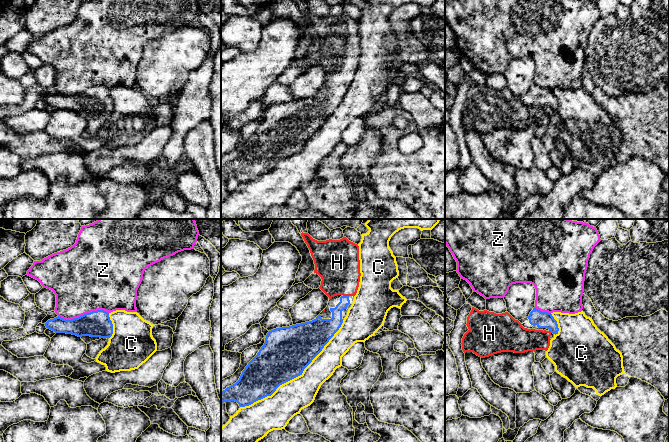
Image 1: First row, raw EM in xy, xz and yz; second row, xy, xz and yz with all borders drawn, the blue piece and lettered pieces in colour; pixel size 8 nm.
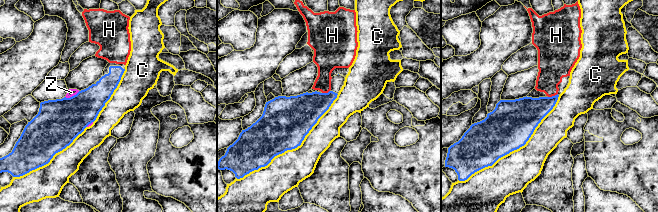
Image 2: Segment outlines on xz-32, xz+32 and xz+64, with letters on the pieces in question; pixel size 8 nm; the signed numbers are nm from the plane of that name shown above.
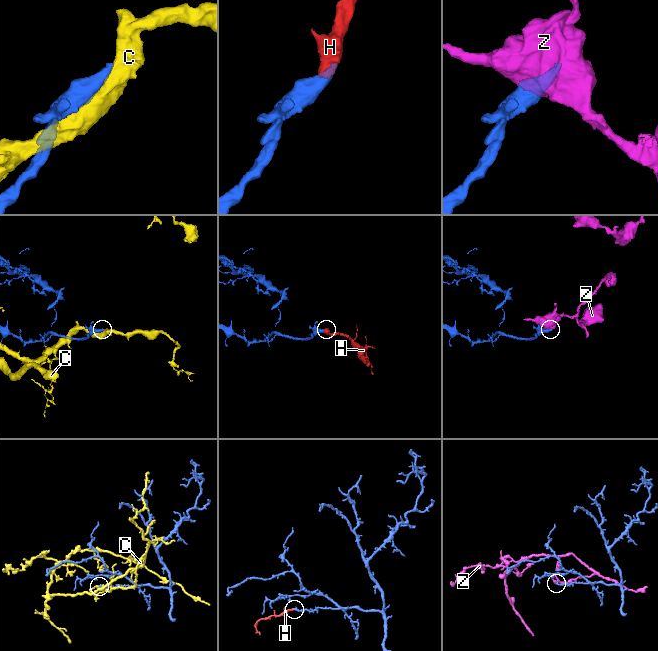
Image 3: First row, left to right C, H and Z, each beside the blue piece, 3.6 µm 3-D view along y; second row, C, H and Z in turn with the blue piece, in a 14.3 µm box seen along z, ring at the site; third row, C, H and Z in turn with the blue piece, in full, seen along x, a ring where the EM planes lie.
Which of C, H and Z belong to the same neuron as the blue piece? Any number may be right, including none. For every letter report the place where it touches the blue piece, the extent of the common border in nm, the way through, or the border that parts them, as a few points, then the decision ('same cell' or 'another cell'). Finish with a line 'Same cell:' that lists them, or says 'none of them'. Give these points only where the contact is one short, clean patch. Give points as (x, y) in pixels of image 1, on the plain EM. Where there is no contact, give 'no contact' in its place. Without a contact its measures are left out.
C: contact xz (297, 152); length 1100 nm; another cell
H: contact xz (346, 72); length 50 nm; same cell
Z: contact xy (84, 90); length 400 nm; another cell
Same cell: H

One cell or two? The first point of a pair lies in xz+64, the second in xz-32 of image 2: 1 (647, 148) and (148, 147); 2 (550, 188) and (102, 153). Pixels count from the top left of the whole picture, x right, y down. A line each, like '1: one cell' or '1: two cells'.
1: two cells
2: one cell

